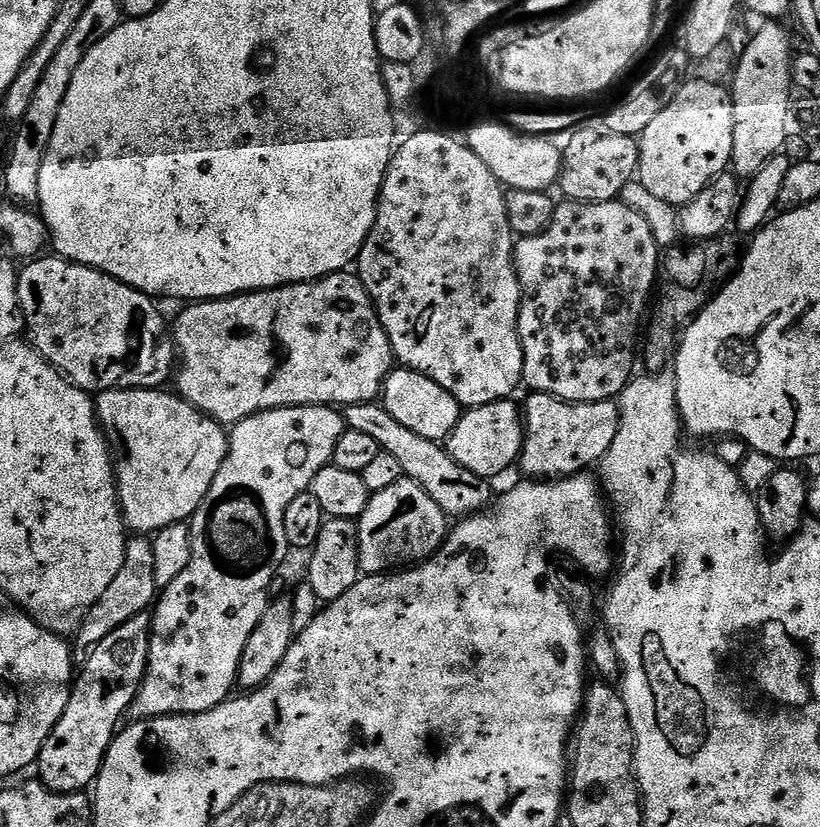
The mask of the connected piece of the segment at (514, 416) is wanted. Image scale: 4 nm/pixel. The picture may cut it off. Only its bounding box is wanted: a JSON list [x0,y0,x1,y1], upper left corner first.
[446,399,524,478]

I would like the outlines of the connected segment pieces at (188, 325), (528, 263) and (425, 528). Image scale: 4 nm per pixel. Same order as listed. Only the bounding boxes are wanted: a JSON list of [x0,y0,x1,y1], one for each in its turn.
[[174,270,394,426],[514,198,661,404],[360,478,450,574]]

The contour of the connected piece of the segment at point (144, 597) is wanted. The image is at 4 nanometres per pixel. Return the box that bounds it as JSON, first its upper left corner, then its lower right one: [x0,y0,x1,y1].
[74,534,157,654]

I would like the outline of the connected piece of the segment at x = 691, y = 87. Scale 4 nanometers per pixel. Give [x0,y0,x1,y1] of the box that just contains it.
[638,78,734,206]

